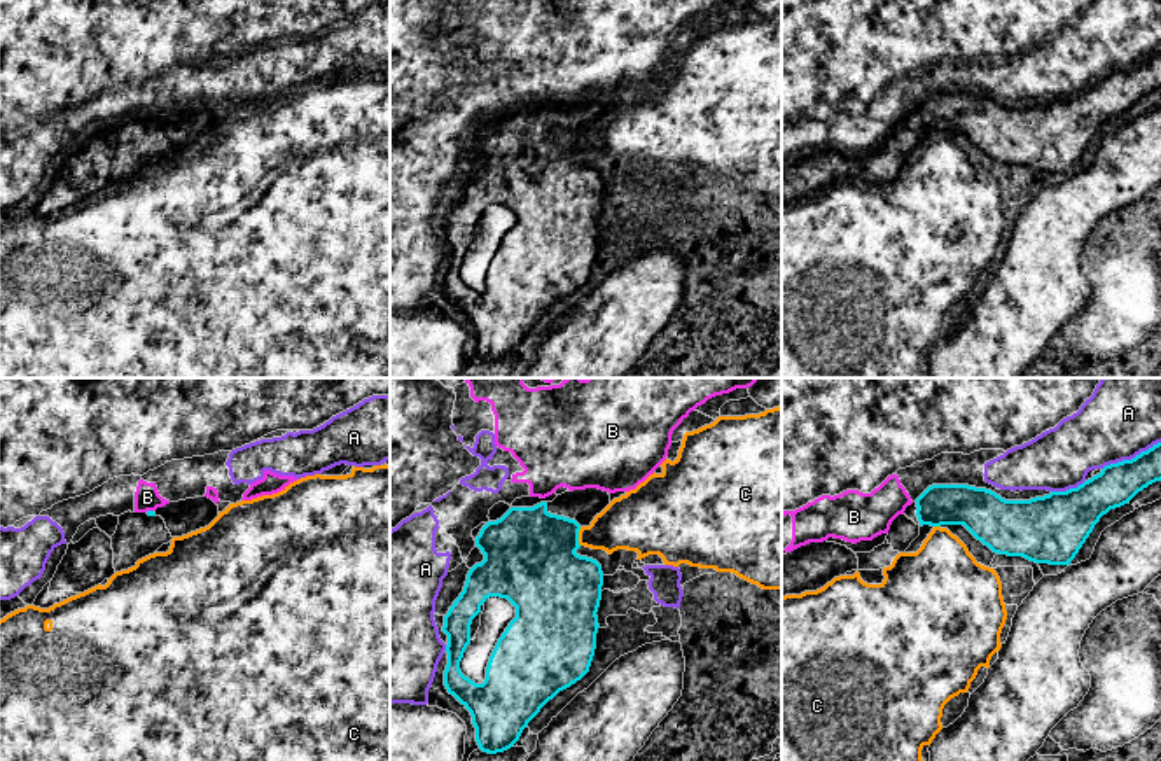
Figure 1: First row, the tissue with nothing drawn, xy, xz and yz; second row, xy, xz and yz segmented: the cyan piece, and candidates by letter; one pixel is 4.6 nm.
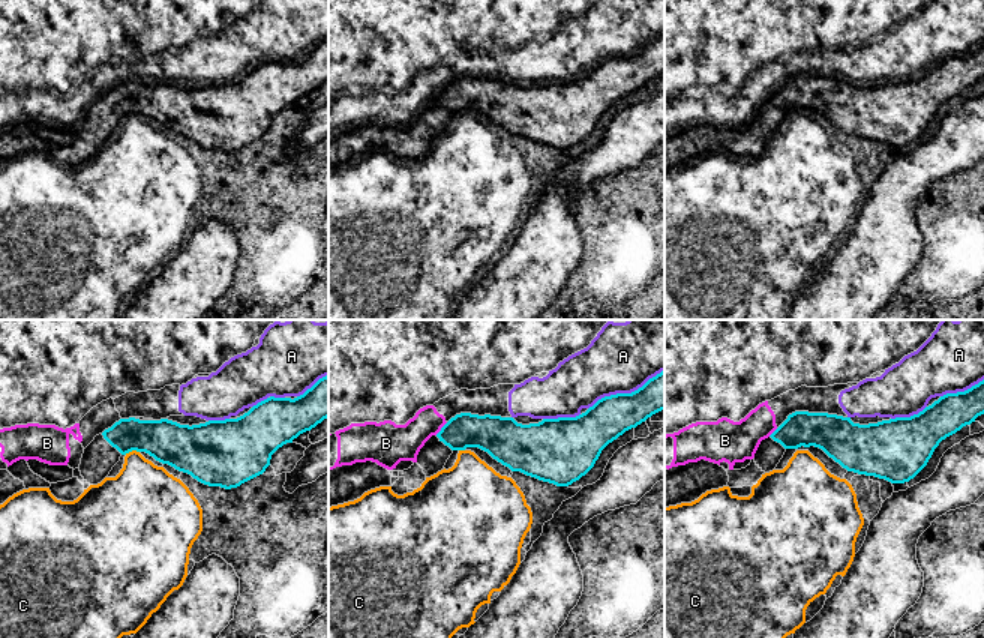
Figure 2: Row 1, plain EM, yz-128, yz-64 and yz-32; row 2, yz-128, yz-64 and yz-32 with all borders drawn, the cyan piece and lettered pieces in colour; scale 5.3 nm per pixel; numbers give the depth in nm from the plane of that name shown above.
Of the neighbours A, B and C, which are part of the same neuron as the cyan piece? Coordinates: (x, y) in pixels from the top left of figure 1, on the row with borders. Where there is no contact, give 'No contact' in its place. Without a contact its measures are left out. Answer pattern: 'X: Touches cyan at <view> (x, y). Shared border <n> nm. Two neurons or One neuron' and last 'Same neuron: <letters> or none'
A: Touches cyan at yz (1132, 459). Shared border 300 nm. Two neurons
B: Touches cyan at xy (149, 511). Shared border 40 nm. Two neurons
C: Touches cyan at xz (577, 536). Shared border 90 nm. Two neurons
Same neuron: none

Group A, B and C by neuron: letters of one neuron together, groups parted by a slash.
A B / C

